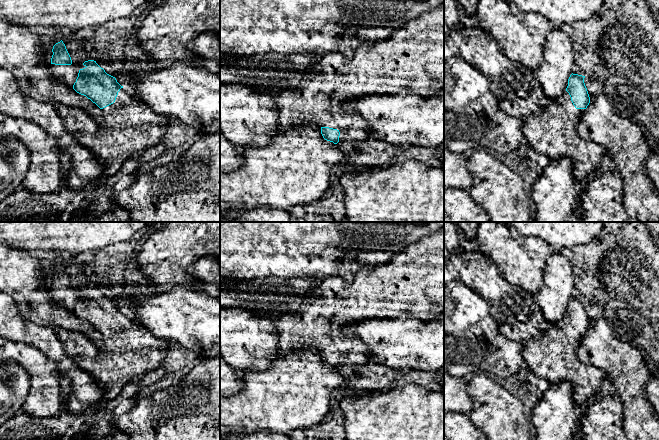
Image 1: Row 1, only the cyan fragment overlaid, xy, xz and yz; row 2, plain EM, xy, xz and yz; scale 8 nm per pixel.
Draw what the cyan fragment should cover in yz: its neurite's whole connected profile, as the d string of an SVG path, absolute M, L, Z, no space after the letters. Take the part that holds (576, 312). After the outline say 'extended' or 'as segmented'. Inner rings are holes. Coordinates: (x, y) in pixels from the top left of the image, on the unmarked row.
M572 297L568 303L566 315L558 323L547 322L542 312L534 308L528 322L500 324L499 330L508 339L522 344L521 354L526 366L533 374L549 384L568 382L572 387L574 402L585 407L589 399L600 390L606 374L595 366L584 364L577 355L580 341L590 327L584 302L585 300Z | extended

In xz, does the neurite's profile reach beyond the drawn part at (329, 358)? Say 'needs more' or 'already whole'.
needs more

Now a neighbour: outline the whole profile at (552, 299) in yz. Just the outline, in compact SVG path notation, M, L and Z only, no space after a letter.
M554 252L547 258L541 289L534 295L534 307L540 310L549 323L560 322L568 310L568 303L576 289L574 271L570 261L560 252Z

